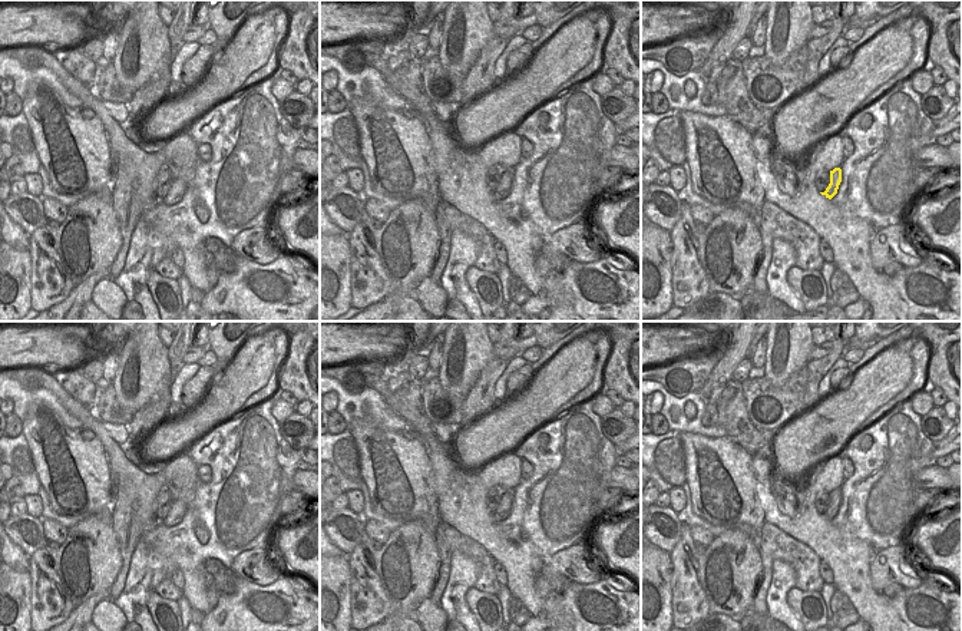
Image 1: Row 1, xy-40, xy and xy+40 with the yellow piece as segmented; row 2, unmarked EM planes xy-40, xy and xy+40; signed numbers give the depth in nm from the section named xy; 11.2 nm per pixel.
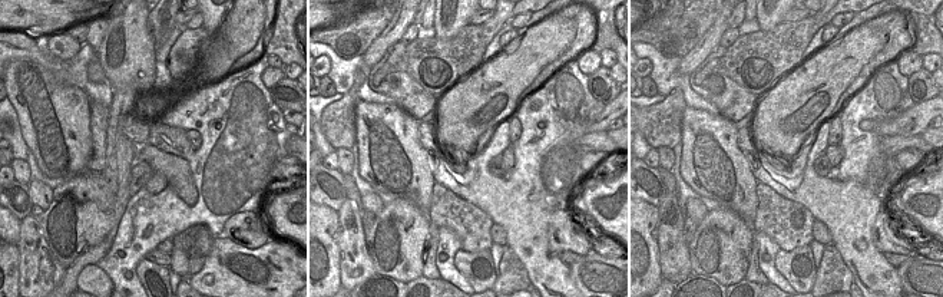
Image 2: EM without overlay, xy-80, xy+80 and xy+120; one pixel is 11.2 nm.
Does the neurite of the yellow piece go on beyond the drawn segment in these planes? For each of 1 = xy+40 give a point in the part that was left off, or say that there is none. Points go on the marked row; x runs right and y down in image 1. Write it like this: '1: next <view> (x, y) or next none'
1: next none

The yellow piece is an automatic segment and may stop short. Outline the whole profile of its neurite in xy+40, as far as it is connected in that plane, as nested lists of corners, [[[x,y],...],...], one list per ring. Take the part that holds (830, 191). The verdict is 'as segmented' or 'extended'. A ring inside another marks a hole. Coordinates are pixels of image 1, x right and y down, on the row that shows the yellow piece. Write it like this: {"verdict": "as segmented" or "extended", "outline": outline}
{"verdict": "as segmented", "outline": [[[834,168],[833,171],[830,171],[829,186],[826,188],[824,192],[820,192],[820,194],[824,195],[826,198],[832,199],[837,194],[840,182],[842,182],[842,169]]]}

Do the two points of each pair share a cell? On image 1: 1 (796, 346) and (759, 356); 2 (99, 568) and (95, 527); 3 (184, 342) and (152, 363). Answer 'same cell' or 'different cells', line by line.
1: different cells
2: same cell
3: different cells

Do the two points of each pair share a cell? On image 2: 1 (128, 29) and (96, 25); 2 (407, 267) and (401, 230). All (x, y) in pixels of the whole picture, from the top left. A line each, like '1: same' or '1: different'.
1: different
2: same

